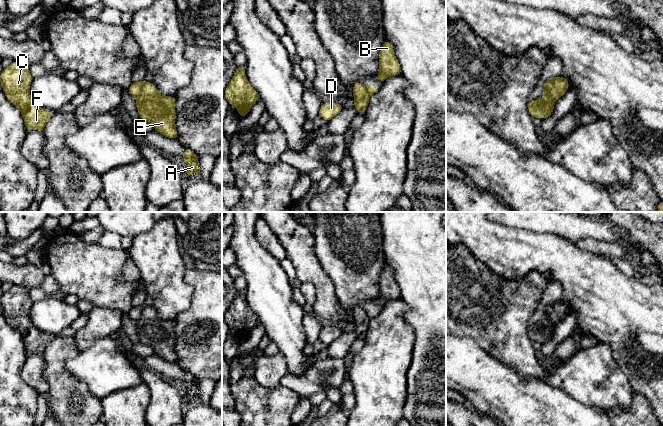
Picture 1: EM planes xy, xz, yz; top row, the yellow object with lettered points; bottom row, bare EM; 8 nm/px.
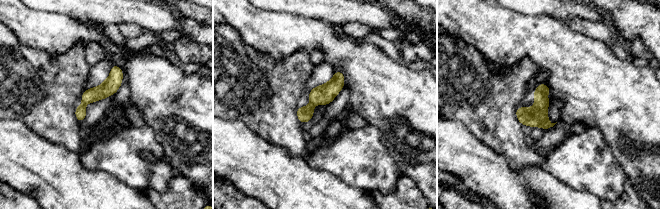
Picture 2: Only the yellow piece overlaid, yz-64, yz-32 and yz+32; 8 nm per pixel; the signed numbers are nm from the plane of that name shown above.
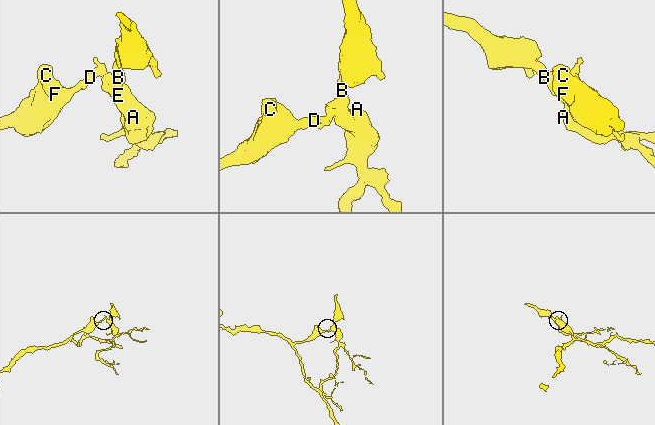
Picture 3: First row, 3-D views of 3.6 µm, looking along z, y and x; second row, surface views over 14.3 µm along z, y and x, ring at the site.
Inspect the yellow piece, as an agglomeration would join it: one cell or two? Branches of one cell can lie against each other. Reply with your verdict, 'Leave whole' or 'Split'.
Split

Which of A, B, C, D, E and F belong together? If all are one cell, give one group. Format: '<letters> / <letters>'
A B E / C D F

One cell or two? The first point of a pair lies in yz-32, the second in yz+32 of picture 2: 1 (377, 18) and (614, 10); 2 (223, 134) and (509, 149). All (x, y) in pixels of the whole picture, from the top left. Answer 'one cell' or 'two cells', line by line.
1: two cells
2: two cells

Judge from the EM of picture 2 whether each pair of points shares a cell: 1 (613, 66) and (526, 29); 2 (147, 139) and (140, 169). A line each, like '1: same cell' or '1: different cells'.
1: same cell
2: same cell

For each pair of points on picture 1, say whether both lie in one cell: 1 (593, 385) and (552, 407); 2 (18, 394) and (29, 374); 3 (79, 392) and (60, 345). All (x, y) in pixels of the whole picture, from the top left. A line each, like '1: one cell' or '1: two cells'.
1: two cells
2: two cells
3: one cell

